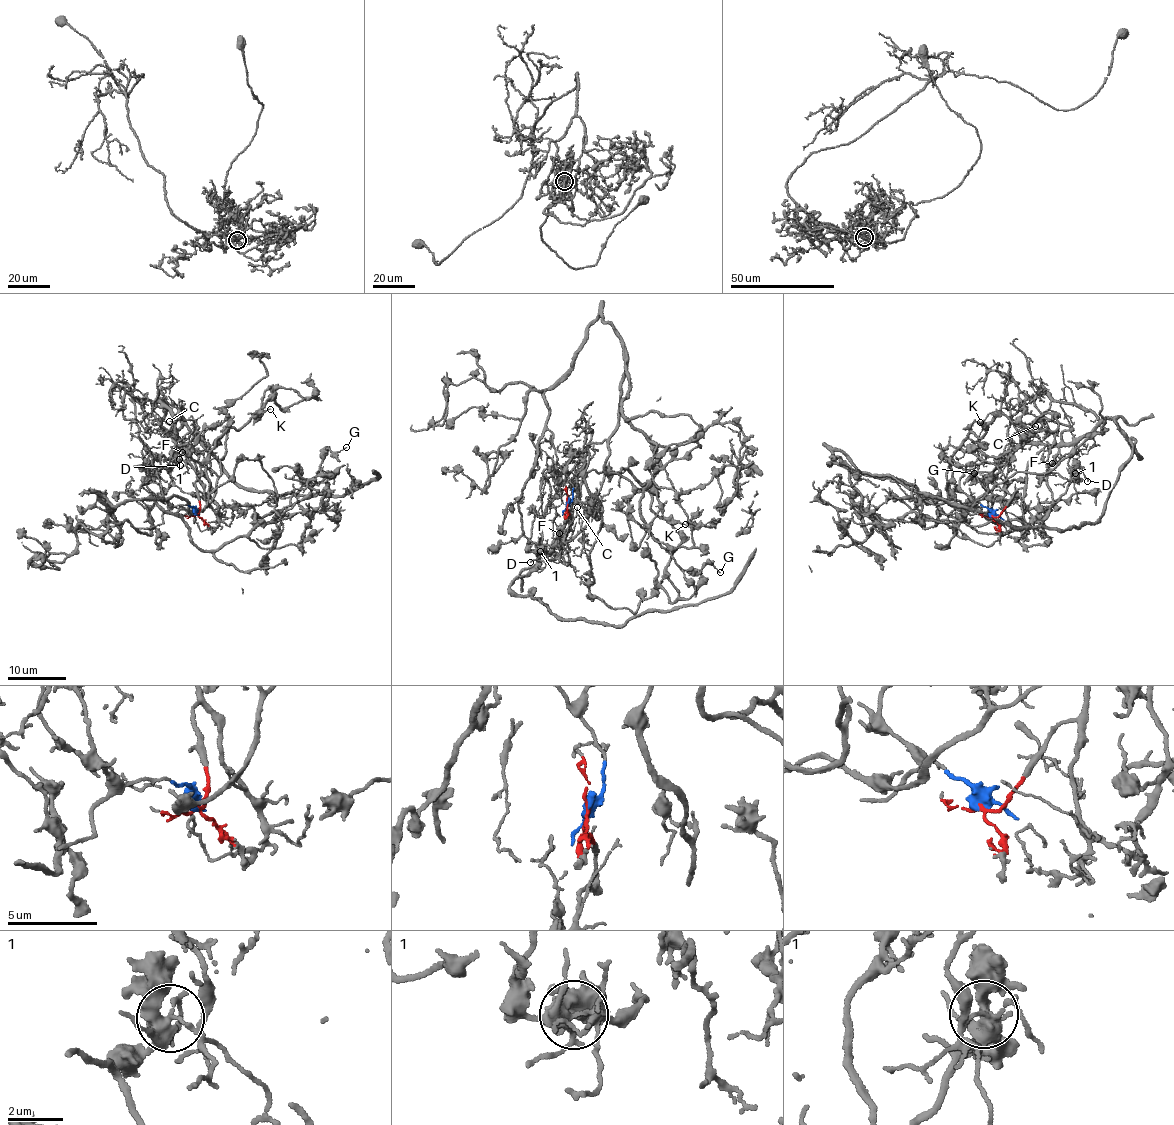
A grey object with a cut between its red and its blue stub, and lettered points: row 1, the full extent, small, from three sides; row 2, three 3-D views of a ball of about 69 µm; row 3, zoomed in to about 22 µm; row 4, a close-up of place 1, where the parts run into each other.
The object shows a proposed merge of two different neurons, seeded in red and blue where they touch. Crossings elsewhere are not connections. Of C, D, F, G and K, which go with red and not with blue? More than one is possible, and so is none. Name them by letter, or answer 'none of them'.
C, D, F

